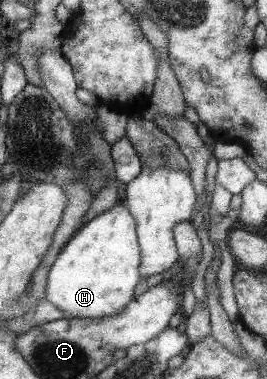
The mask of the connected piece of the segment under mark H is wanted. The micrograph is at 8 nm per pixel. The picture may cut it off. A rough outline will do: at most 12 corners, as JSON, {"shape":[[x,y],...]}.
{"shape":[[116,202],[72,236],[48,300],[72,318],[124,311],[141,277]]}

